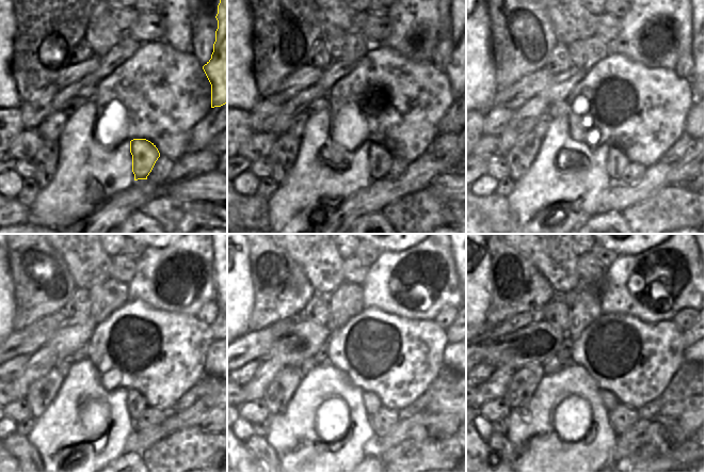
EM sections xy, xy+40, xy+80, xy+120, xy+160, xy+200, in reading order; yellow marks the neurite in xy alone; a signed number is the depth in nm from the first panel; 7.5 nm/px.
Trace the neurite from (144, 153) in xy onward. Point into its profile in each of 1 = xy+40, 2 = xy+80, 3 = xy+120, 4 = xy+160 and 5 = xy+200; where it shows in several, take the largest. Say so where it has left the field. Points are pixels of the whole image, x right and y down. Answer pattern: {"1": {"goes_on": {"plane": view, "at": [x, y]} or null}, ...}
{"1": {"goes_on": {"plane": "xy+40", "at": [381, 160]}}, "2": {"goes_on": {"plane": "xy+80", "at": [618, 161]}}, "3": {"goes_on": {"plane": "xy+120", "at": [137, 405]}}, "4": {"goes_on": {"plane": "xy+160", "at": [372, 404]}}, "5": {"goes_on": {"plane": "xy+200", "at": [612, 400]}}}

